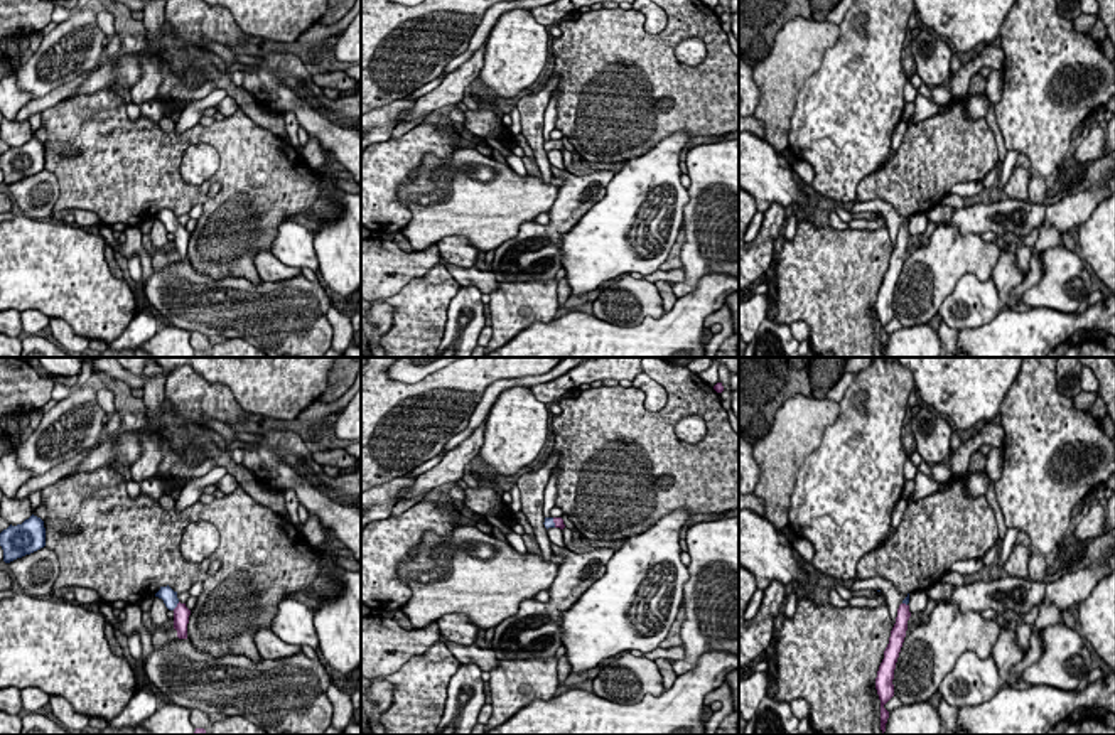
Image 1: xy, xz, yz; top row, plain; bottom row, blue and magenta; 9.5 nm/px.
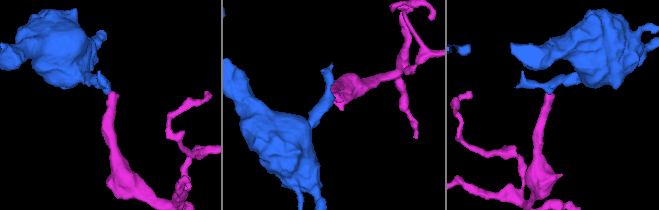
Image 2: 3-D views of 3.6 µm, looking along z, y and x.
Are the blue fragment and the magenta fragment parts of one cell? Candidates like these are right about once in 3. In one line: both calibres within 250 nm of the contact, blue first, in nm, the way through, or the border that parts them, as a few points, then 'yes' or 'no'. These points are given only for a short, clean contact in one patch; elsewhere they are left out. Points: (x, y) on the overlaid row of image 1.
calibres 140 and 160 nm; way xy (169, 597), (176, 606), (181, 612); yes

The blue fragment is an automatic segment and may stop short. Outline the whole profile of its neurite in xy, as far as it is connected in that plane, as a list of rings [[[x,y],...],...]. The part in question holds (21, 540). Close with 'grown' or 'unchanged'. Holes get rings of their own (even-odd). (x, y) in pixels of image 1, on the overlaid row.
[[[30,516],[22,524],[8,526],[0,533],[0,546],[3,550],[3,561],[10,563],[17,558],[30,555],[46,546],[44,521]]]; unchanged

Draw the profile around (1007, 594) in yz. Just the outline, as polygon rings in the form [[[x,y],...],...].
[[[1002,577],[988,582],[975,582],[955,587],[948,600],[956,604],[960,612],[995,610],[999,614],[1015,612],[1024,615],[1034,605],[1041,605],[1046,595],[1046,583],[1026,578]]]

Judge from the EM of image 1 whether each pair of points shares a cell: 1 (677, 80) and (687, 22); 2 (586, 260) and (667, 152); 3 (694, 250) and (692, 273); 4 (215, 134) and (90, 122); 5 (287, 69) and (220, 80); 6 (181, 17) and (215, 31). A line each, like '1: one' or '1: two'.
1: one
2: one
3: one
4: one
5: two
6: one

